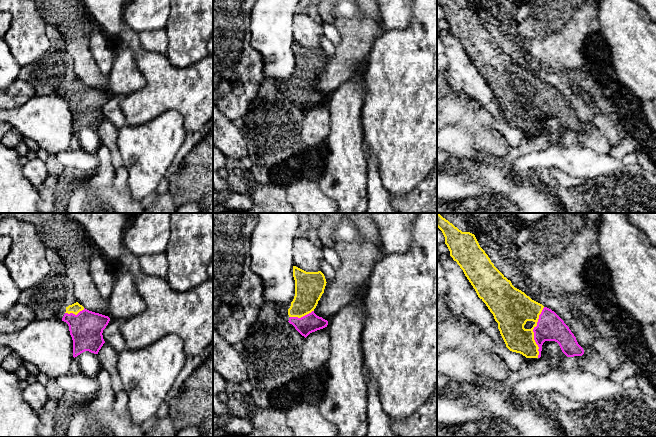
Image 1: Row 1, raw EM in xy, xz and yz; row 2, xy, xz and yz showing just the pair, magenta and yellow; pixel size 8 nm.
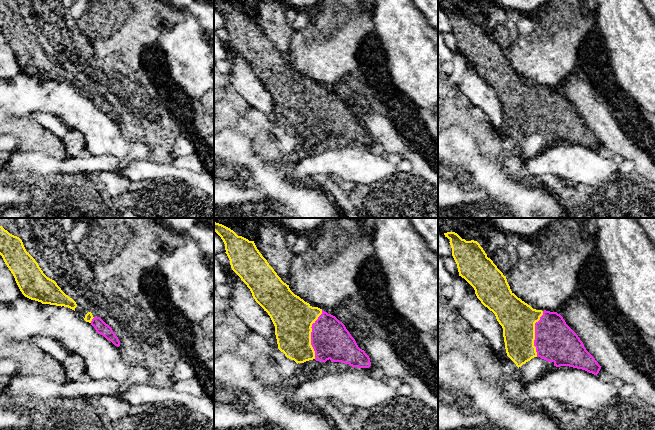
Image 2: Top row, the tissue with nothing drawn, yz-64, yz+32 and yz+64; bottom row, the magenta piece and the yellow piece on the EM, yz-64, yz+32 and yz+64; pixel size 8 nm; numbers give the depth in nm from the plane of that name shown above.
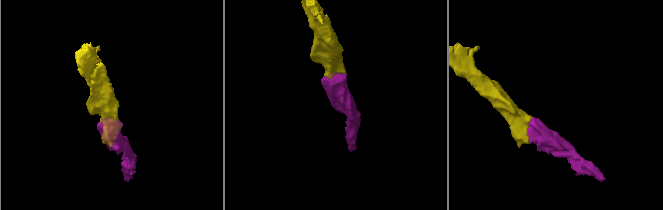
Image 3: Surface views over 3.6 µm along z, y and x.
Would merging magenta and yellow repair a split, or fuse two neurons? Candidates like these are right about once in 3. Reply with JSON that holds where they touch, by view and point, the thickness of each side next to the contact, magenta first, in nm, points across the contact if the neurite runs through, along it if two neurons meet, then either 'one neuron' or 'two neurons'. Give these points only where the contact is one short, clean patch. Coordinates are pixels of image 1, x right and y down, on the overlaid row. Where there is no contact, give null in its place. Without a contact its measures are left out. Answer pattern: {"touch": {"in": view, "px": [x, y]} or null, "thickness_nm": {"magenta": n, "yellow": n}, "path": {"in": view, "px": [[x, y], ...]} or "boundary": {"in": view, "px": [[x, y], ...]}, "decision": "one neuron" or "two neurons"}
{"touch": {"in": "yz", "px": [533, 331]}, "thickness_nm": {"magenta": 220, "yellow": 320}, "decision": "one neuron"}

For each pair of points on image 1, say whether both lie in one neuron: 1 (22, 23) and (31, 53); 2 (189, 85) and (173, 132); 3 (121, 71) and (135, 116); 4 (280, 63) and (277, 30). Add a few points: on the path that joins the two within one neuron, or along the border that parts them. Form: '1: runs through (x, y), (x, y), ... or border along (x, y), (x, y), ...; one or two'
1: runs through (27, 30), (27, 46); one
2: border along (156, 116), (176, 110), (187, 131); two
3: border along (146, 79), (146, 83), (141, 88), (123, 97); two
4: runs through (277, 55), (277, 38); one

